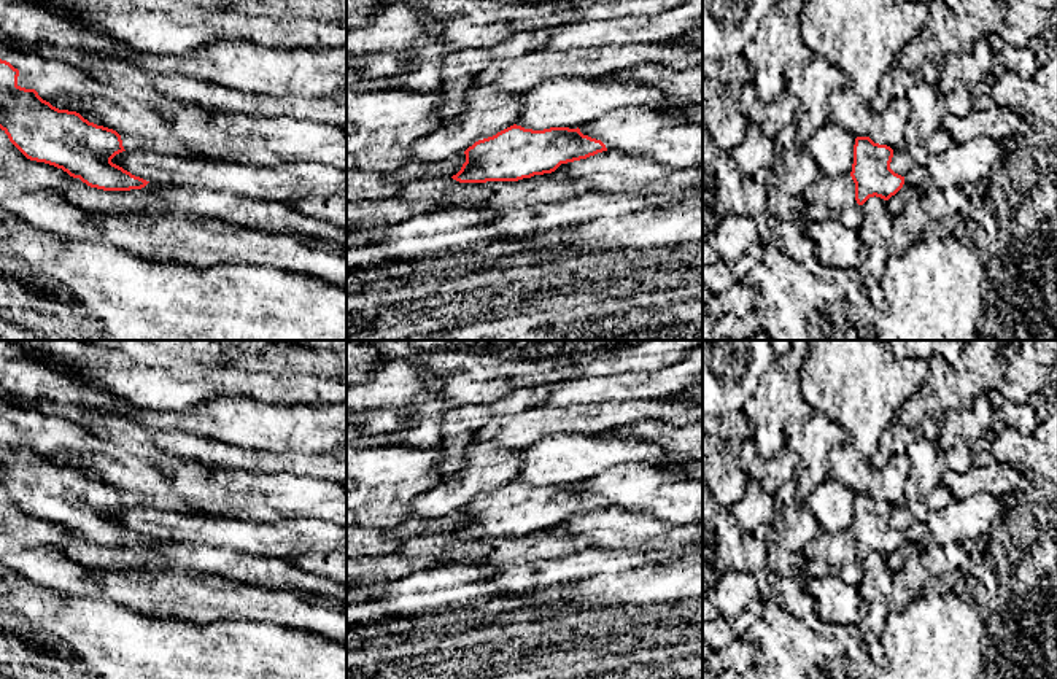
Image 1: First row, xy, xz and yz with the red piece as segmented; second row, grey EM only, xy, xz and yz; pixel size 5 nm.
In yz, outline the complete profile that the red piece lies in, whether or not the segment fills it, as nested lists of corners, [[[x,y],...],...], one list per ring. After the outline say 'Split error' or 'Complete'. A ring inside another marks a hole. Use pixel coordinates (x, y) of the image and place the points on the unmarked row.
[[[857,493],[850,533],[855,539],[855,557],[863,561],[869,553],[889,557],[904,541],[904,533],[890,525],[893,506],[874,499],[869,493]]]. Complete

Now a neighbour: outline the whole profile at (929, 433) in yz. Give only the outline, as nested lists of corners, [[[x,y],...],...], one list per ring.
[[[925,417],[916,428],[912,428],[914,434],[920,434],[925,440],[938,442],[939,429],[943,420],[939,417]]]

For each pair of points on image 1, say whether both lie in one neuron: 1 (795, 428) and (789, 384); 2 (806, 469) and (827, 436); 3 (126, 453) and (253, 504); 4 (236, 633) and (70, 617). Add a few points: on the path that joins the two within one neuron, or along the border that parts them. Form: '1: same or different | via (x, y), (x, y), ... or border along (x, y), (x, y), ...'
1: different | border along (803, 419), (793, 419), (785, 425), (784, 446)
2: same | via (814, 461), (814, 449), (819, 444)
3: different | border along (209, 471), (199, 466), (177, 466), (167, 473)
4: same | via (194, 640), (112, 640)

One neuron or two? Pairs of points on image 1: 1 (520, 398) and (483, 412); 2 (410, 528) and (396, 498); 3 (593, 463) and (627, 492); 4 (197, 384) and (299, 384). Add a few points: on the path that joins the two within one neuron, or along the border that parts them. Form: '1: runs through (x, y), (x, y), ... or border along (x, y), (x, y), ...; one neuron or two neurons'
1: runs through (511, 404), (493, 411); one neuron
2: border along (410, 516), (391, 527), (369, 528); two neurons
3: border along (639, 463), (611, 466), (579, 484); two neurons
4: runs through (223, 384), (274, 384); one neuron

